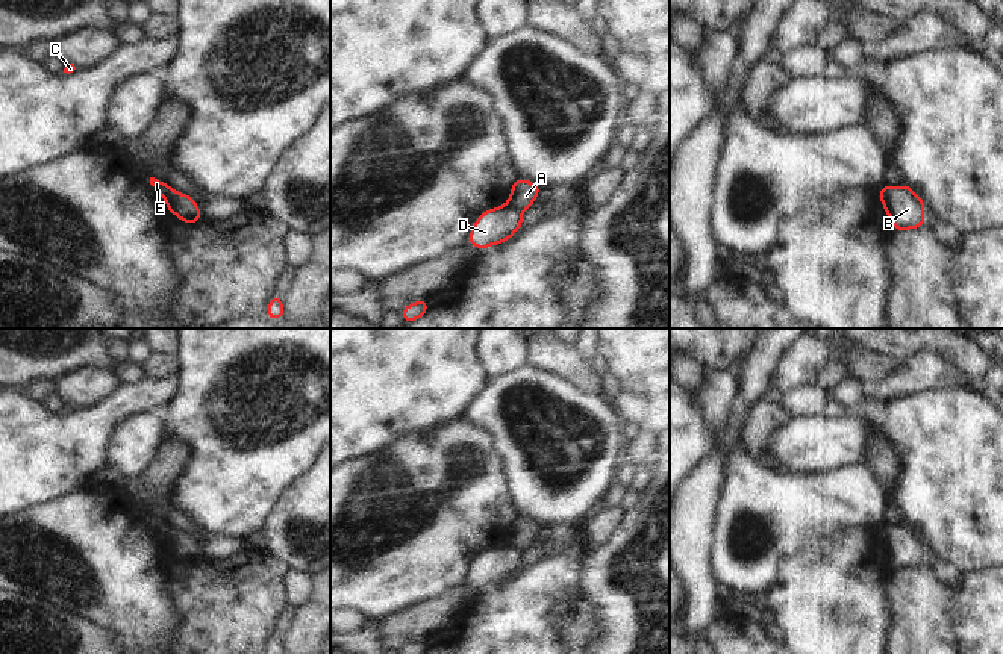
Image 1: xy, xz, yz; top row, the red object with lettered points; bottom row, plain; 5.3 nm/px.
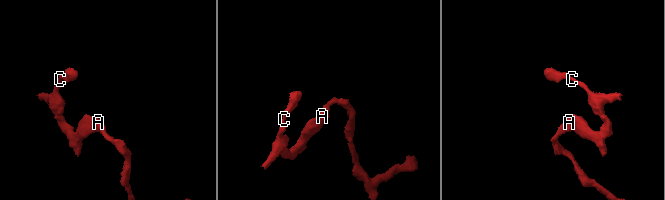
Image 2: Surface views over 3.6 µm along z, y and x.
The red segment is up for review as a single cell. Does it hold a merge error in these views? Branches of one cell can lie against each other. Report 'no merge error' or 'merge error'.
merge error

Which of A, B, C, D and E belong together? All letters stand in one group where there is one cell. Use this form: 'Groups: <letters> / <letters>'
Groups: A / B C D E

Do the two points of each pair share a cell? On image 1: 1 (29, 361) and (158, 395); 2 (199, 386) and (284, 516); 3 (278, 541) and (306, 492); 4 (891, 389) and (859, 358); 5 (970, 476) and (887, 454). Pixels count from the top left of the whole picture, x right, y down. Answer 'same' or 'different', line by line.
1: different
2: different
3: same
4: different
5: different

